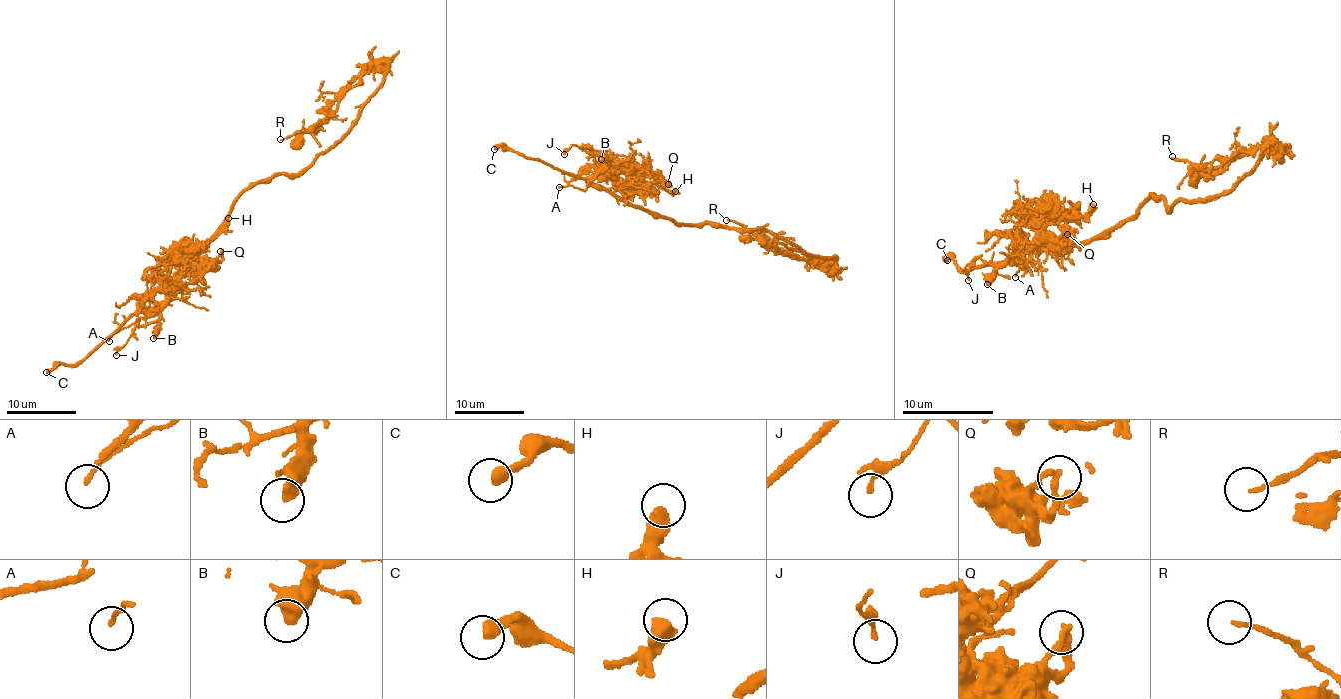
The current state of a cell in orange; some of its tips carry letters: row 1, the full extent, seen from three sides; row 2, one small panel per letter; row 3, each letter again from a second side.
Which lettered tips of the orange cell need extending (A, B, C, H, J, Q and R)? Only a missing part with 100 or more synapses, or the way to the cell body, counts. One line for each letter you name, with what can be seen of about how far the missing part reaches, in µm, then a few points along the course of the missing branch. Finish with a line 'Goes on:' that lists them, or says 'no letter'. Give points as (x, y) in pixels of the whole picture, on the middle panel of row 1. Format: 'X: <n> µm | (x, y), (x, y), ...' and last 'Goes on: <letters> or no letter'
C: 45 µm
Goes on: C

